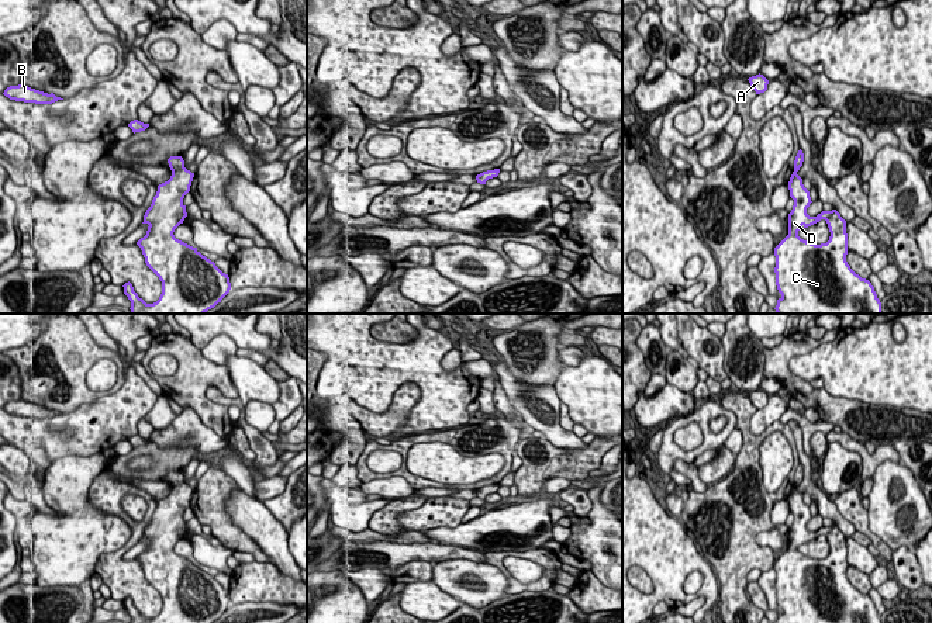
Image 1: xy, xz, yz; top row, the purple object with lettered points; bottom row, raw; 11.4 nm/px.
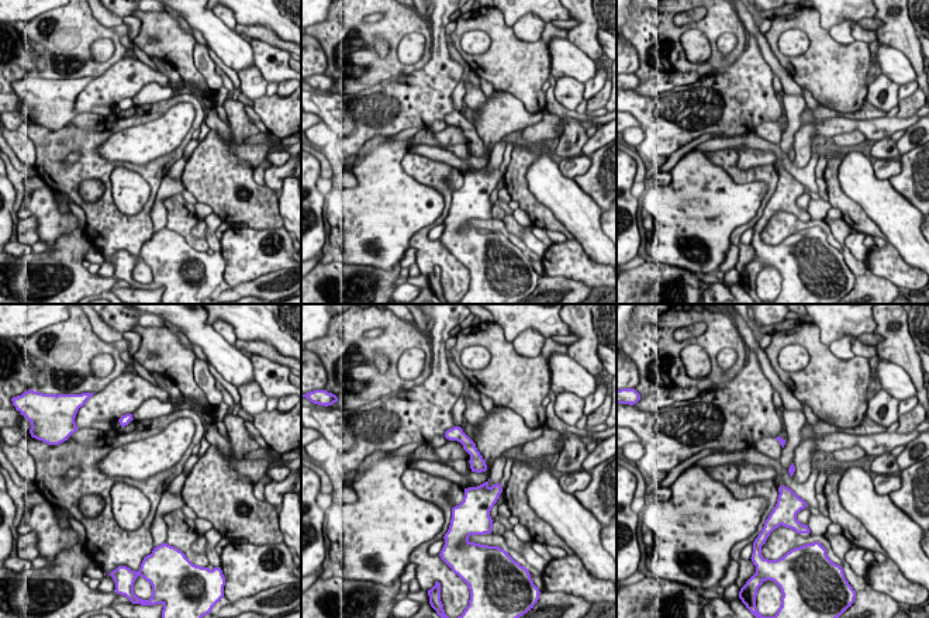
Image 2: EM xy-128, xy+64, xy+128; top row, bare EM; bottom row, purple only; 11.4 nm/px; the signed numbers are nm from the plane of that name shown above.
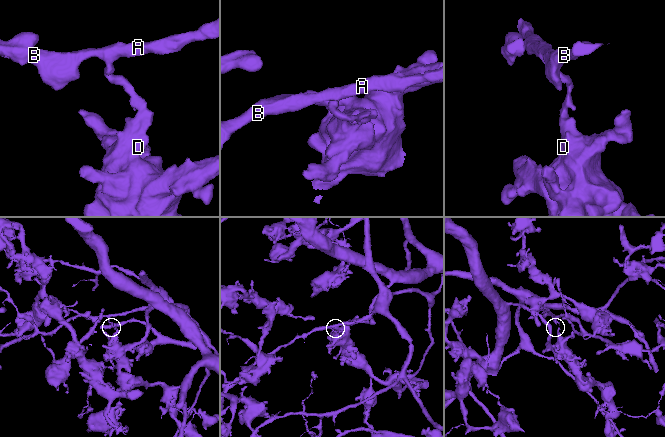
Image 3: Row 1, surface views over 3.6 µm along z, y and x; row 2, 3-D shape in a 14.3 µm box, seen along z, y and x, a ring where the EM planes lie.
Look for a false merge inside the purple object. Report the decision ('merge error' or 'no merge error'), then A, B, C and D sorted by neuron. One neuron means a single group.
merge error; A B / C D

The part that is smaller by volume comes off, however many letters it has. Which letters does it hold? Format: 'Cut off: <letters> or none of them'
Cut off: A, B

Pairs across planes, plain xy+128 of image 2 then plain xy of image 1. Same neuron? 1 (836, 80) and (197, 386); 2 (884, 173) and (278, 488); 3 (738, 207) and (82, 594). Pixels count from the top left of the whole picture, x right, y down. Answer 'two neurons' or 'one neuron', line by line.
1: one neuron
2: one neuron
3: two neurons

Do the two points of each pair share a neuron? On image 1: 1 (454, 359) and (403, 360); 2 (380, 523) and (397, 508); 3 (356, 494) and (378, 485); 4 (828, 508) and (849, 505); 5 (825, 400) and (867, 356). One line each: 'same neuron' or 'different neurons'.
1: different neurons
2: same neuron
3: different neurons
4: different neurons
5: different neurons

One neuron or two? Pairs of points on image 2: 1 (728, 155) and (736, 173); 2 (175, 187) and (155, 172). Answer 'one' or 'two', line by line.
1: one
2: two

